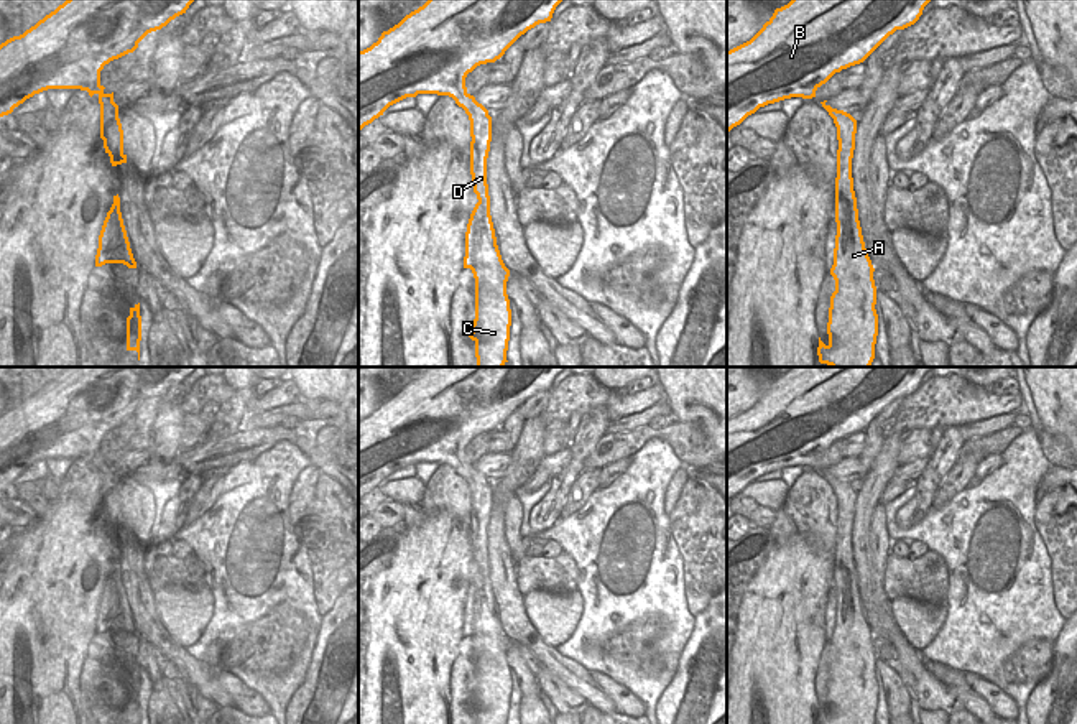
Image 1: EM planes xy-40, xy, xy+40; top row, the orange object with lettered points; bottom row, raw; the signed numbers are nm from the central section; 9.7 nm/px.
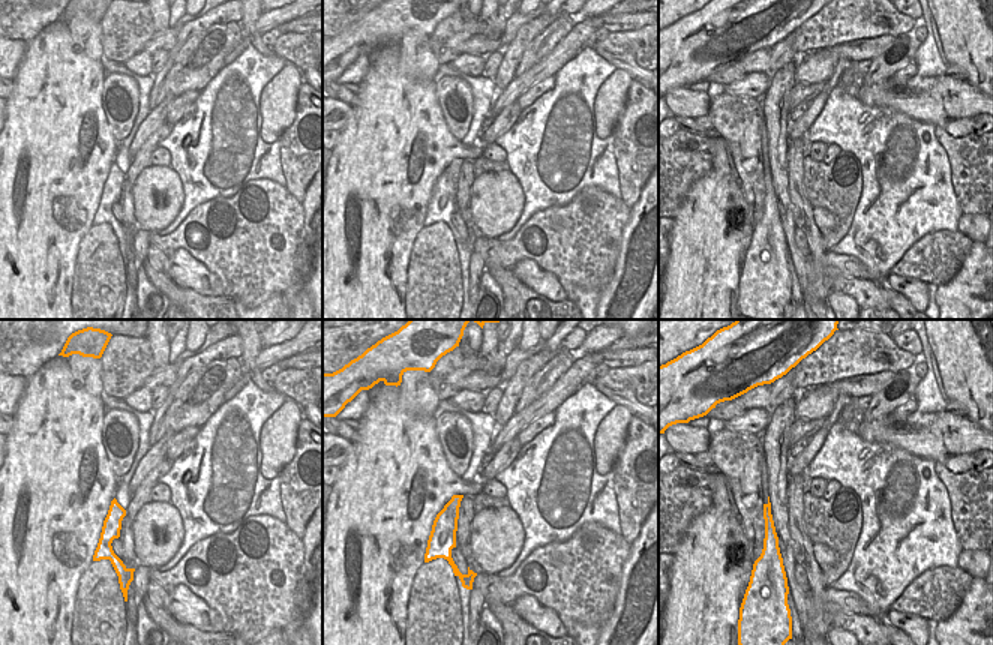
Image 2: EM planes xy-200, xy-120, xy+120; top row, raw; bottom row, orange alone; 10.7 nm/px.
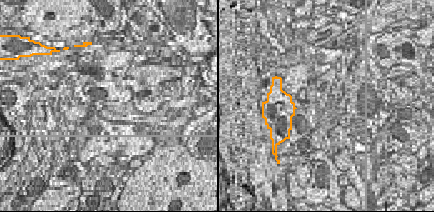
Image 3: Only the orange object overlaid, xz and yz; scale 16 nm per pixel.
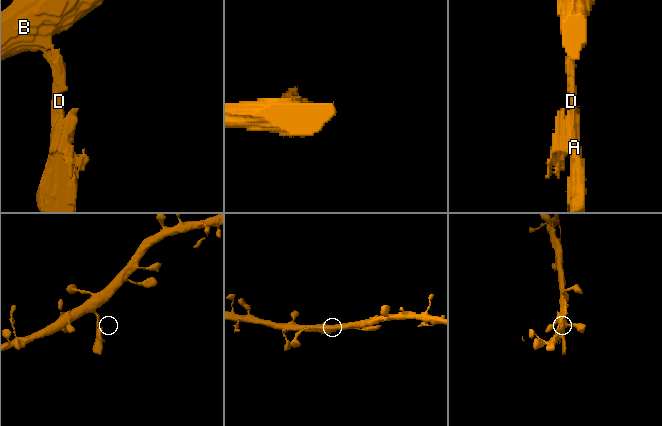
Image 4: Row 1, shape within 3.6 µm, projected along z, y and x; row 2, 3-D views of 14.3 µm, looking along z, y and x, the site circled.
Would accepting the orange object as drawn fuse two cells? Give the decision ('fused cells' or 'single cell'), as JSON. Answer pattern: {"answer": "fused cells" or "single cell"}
{"answer": "fused cells"}

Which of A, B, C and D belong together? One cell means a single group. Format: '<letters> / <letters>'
A C D / B

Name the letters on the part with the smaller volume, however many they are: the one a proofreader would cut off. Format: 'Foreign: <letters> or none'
Foreign: A, C, D

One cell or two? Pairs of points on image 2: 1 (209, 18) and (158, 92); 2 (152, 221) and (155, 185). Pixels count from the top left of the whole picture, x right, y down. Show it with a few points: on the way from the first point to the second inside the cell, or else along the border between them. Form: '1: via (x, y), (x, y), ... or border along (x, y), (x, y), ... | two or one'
1: via (189, 30), (180, 39), (162, 72) | one
2: via (152, 212), (150, 192) | one

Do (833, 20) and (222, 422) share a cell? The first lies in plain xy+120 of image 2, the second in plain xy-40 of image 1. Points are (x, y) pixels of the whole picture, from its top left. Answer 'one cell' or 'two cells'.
two cells

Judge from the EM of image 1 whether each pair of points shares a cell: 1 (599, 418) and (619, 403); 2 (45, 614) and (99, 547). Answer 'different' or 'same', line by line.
1: different
2: same

